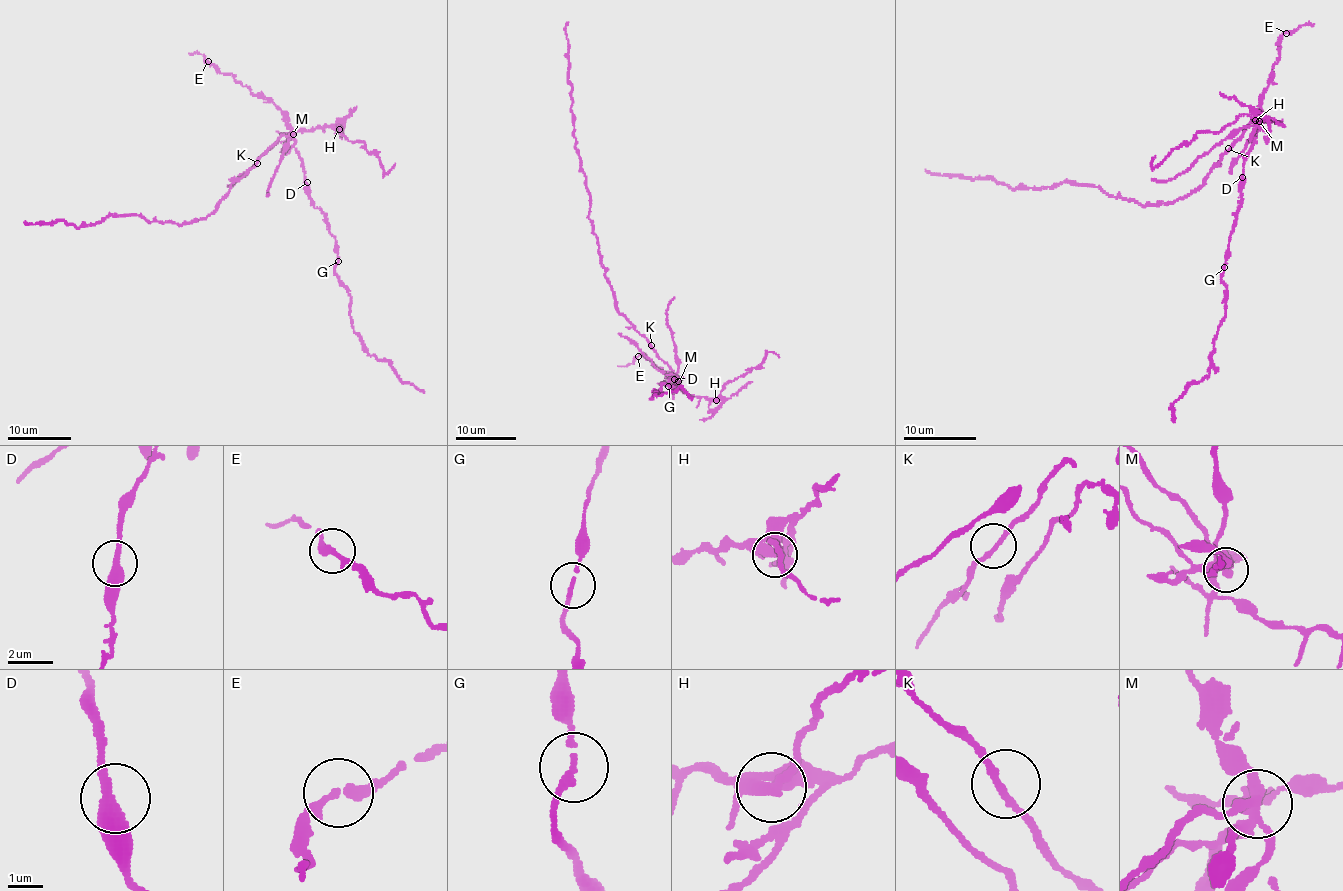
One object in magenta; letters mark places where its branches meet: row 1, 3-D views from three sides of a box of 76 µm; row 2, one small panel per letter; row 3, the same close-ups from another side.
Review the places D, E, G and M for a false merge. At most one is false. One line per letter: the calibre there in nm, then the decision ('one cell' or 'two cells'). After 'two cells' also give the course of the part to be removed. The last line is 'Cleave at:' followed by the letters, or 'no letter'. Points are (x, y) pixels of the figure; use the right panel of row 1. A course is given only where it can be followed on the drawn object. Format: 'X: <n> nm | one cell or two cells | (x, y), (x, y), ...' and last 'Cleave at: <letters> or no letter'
D: 360 nm | one cell
E: 240 nm | one cell
G: 180 nm | one cell
M: 300 nm | two cells | (1258, 121), (1248, 123), (1203, 183), (1167, 203), (1139, 205), (1070, 183), (1009, 188), (925, 169)
Cleave at: M

